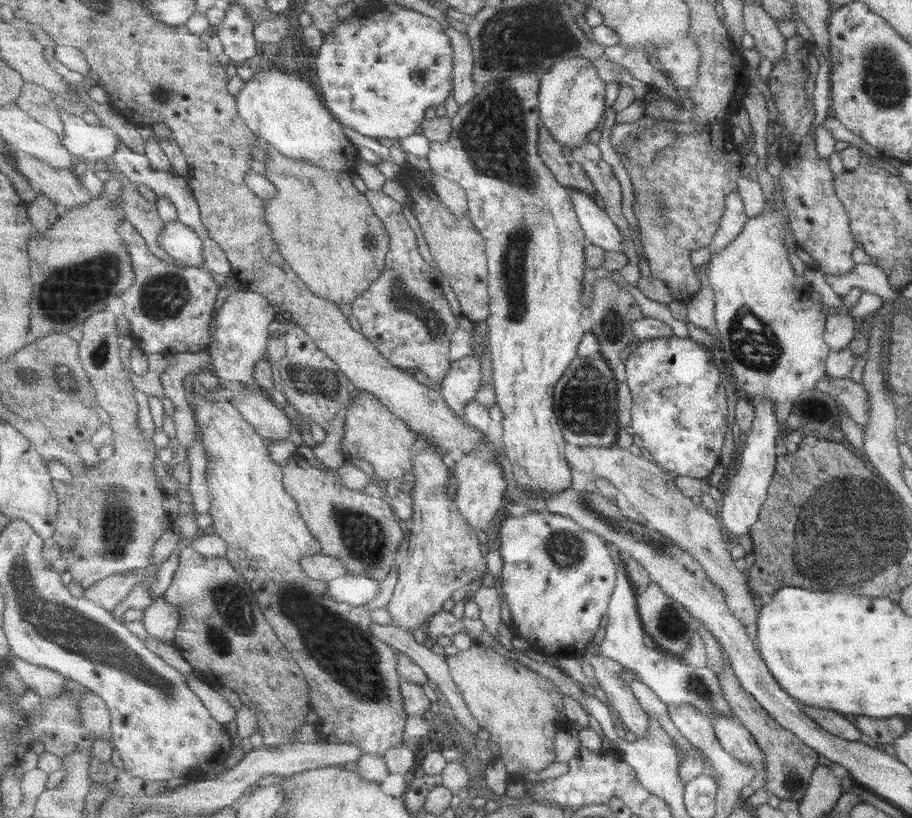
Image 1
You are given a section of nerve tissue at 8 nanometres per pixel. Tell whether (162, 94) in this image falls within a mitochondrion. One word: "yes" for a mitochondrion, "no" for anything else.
yes

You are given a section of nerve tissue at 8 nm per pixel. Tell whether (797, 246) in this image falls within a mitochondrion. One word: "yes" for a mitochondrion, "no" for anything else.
no

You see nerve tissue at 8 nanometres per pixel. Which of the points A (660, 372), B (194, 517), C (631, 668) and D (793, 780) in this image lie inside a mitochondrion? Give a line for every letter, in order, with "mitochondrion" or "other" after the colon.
A: other
B: other
C: other
D: mitochondrion

